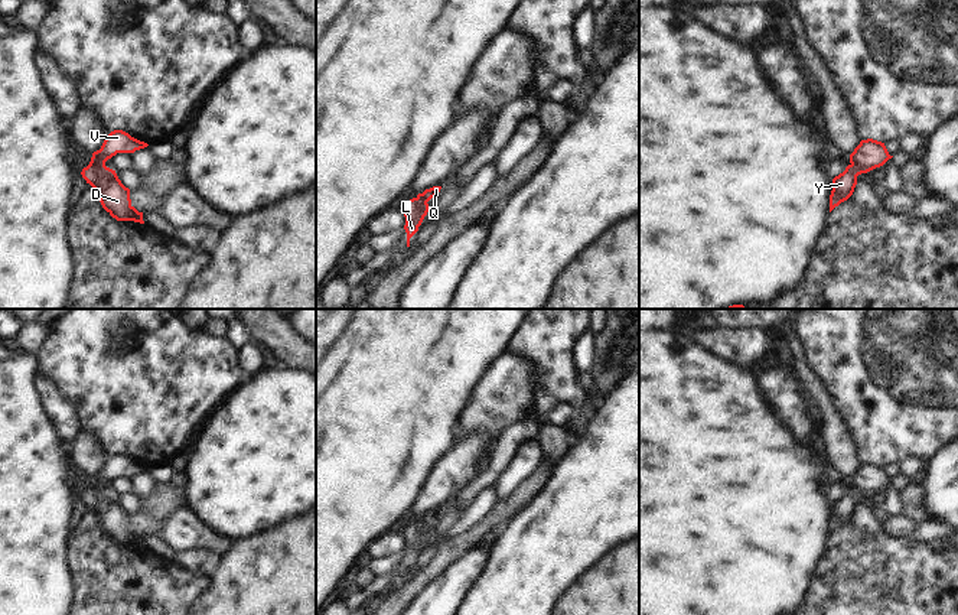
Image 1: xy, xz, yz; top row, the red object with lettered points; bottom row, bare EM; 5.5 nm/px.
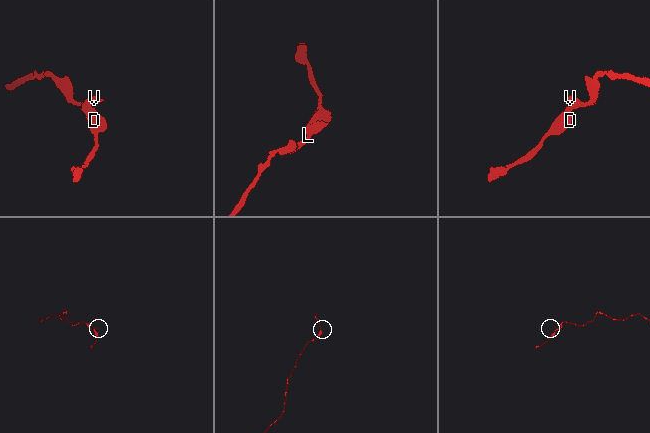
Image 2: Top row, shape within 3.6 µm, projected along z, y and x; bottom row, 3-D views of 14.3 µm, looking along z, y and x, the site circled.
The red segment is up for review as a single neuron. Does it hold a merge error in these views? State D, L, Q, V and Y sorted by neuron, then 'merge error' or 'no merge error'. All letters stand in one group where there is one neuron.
groups D L Q V Y; no merge error

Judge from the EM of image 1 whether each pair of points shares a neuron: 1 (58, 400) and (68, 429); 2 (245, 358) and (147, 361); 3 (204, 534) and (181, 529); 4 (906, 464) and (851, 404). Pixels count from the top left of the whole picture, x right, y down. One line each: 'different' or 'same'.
1: same
2: different
3: same
4: different

